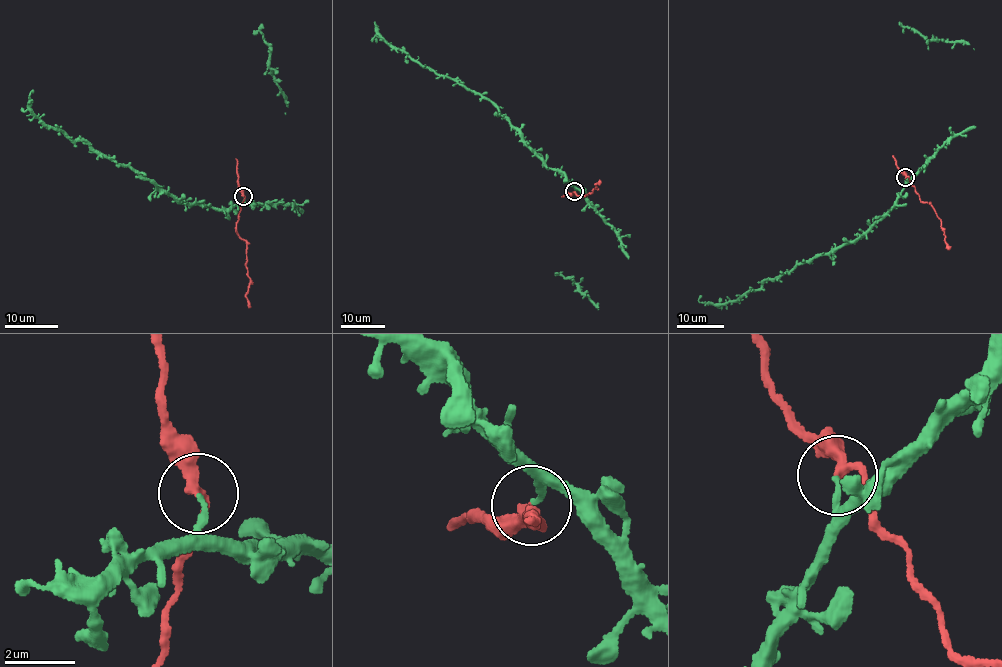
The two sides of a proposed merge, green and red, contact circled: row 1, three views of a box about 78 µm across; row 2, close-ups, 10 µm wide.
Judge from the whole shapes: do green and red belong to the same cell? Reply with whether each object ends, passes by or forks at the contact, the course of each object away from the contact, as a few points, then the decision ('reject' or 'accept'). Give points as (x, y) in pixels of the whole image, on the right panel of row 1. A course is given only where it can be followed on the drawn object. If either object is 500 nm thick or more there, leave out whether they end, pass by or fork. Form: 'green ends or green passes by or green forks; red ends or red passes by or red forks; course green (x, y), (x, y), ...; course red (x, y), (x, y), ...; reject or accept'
green ends; red passes by; course green (905, 178), (891, 210), (853, 241), (764, 281), (738, 299), (718, 305), (700, 301), (700, 295); course red (905, 178), (909, 177), (924, 202), (932, 205), (941, 221), (946, 244), (950, 248); reject

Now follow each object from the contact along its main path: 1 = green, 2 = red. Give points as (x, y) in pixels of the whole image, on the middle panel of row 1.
1: (575, 191), (563, 175), (544, 166), (520, 133), (489, 101), (395, 49), (377, 26)
2: (575, 191), (575, 194), (587, 195), (592, 193), (596, 183), (601, 183)

